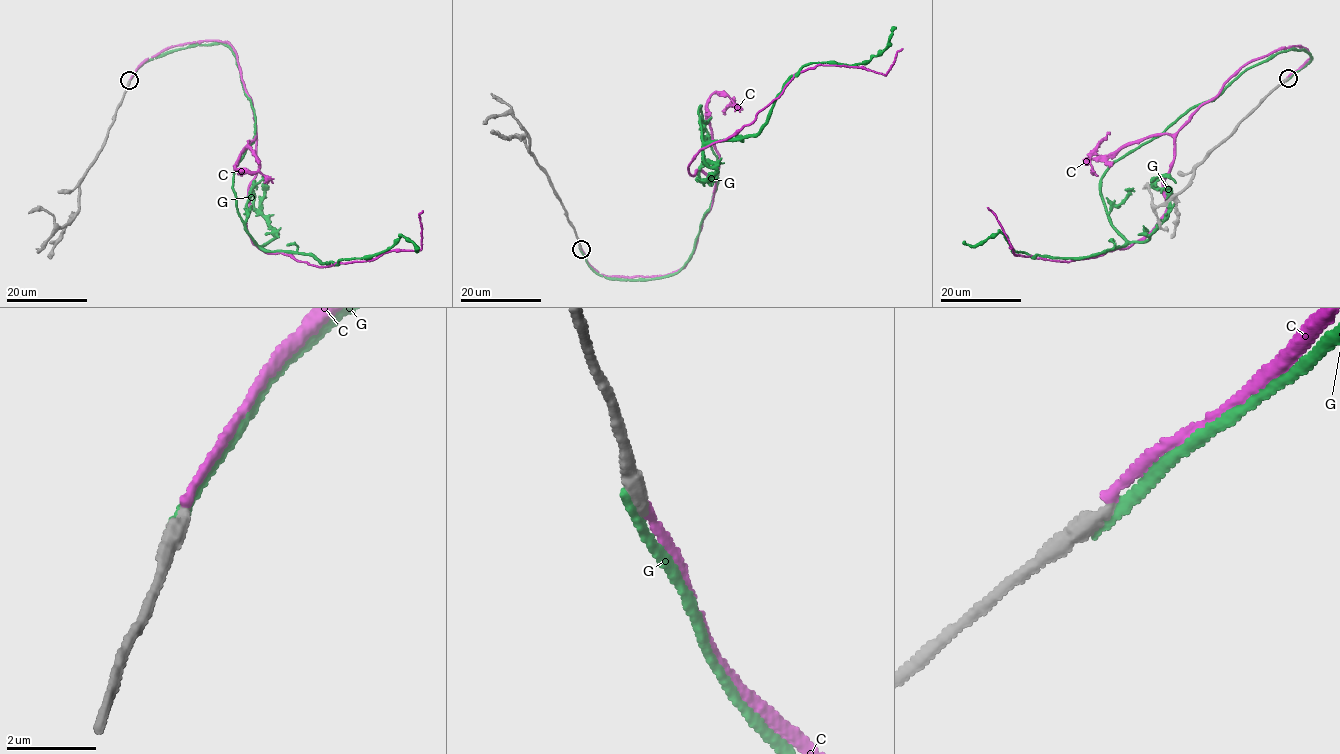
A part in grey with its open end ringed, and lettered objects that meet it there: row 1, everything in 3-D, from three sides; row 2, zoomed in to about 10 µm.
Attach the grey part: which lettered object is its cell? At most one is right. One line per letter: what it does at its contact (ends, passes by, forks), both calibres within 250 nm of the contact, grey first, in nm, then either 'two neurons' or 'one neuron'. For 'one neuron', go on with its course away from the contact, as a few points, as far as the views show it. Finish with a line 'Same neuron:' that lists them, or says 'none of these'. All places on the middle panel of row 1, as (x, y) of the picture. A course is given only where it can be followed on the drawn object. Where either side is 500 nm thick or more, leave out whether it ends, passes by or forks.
C: it ends | 300/190 nm | one neuron | via (580, 249), (606, 276), (678, 272), (712, 202), (689, 174), (702, 149), (795, 74), (885, 75), (903, 48)
G: it ends | 440/240 nm | two neurons
Same neuron: C

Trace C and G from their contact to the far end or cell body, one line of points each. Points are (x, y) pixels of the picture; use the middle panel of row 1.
C: (580, 249), (606, 276), (678, 272), (712, 202), (689, 174), (702, 149), (795, 74), (885, 75), (903, 48)
G: (580, 248), (679, 270), (718, 179), (698, 108), (704, 141), (754, 136), (896, 27)

